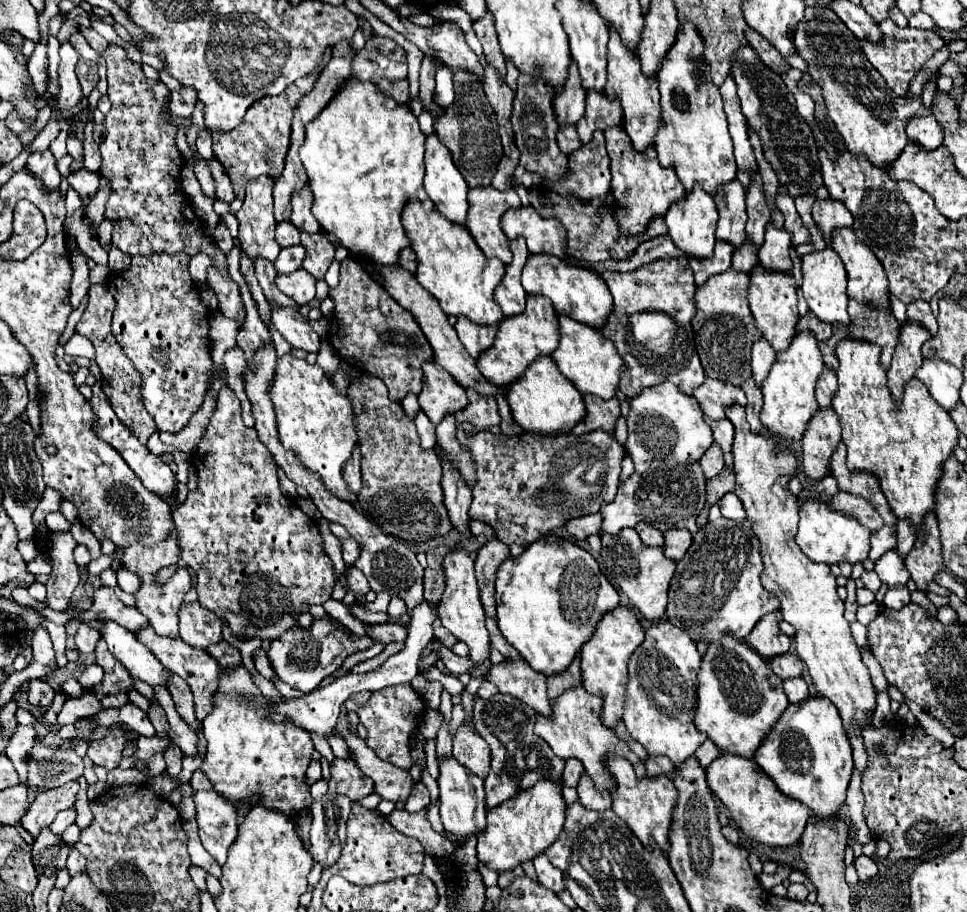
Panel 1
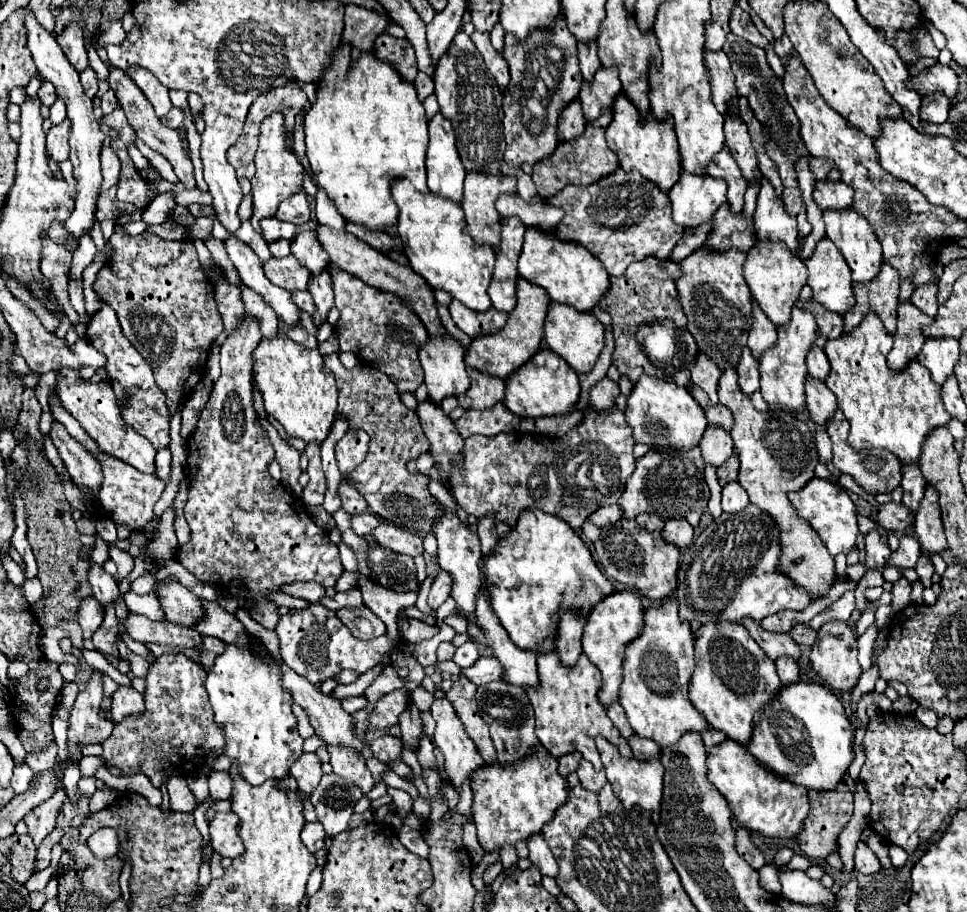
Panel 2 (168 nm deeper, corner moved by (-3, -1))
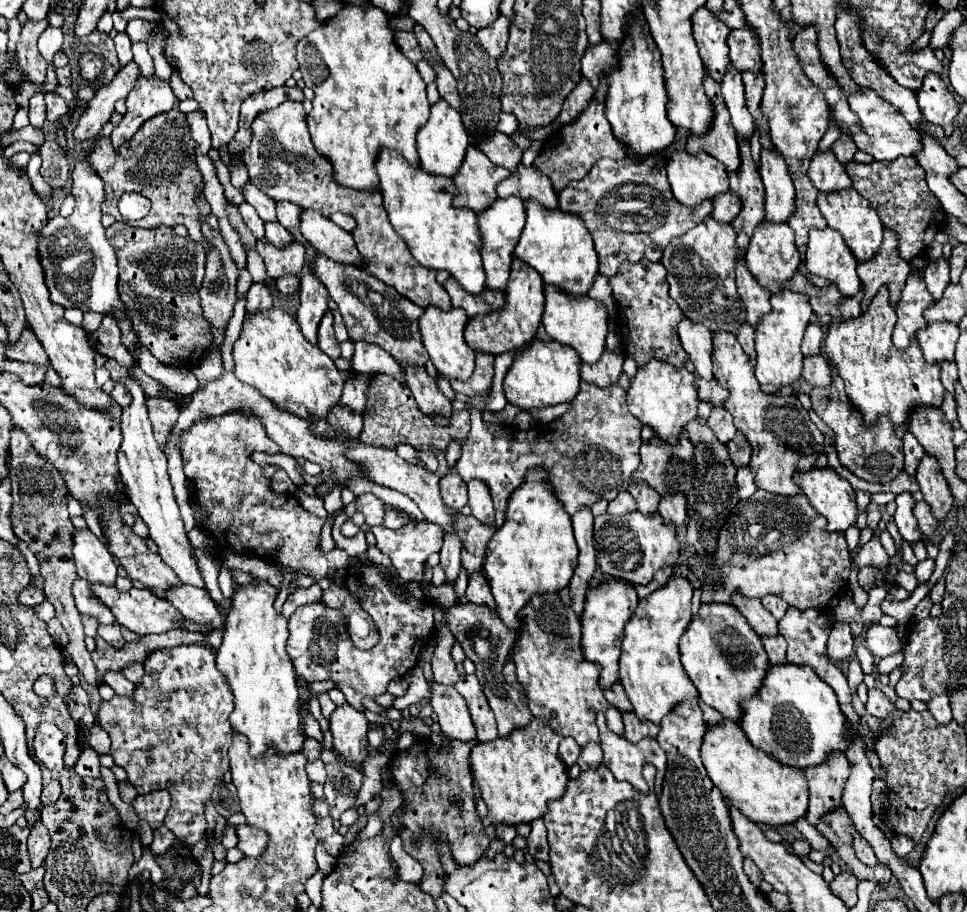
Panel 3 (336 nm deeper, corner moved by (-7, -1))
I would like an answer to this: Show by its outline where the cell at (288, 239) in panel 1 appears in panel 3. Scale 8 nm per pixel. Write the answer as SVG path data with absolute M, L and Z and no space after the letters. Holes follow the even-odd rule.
M246 184L244 188L244 198L248 204L252 204L258 212L258 216L264 220L264 222L274 222L276 220L276 212L274 212L274 206L276 202L272 198L268 198L262 190L258 190L256 186L252 184Z

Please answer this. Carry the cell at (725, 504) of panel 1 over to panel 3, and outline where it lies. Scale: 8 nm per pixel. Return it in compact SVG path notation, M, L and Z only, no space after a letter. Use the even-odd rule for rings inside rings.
M740 468L736 474L736 486L738 486L738 496L740 500L748 500L752 498L752 494L756 492L756 484L754 484L754 476L750 468Z

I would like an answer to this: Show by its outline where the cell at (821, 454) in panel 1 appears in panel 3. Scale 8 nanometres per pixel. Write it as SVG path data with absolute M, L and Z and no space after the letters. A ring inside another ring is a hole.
M806 356L802 378L812 388L816 388L816 386L828 388L832 384L832 374L830 374L830 368L828 368L828 362L824 360L824 356Z

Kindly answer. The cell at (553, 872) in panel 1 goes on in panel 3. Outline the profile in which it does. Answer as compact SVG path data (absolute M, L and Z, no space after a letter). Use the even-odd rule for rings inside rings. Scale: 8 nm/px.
M540 818L540 820L534 820L530 826L532 826L532 832L530 832L530 836L528 836L528 852L534 856L534 860L550 862L544 820L542 820L542 818Z

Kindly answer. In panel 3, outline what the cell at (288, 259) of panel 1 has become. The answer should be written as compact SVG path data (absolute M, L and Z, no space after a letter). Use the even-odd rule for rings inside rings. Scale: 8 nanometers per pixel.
M268 222L266 224L266 240L270 244L274 244L276 248L286 248L288 244L294 242L294 236L284 226L280 226L278 222Z

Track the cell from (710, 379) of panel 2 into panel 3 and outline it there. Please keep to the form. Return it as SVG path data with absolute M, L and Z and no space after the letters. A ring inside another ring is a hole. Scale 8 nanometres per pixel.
M684 318L678 326L678 336L680 336L680 342L682 342L684 350L688 352L688 358L694 364L696 372L708 382L714 380L712 332L708 332L708 328L704 328L704 324L692 324L692 322L688 322L688 318Z

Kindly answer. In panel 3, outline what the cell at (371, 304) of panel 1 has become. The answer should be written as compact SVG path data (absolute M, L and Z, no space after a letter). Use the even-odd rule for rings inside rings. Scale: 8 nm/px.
M316 254L312 264L316 264L316 276L324 280L330 298L338 304L352 342L378 344L400 366L426 366L428 354L420 344L420 332L418 332L418 318L424 312L420 306L400 296L394 288L388 288L388 284L382 284L382 280L376 280L364 268L340 264L328 260L322 254Z

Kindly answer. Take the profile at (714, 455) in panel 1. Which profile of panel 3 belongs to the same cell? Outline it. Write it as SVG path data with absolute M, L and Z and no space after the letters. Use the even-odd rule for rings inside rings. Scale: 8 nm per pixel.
M714 408L710 418L708 418L708 426L712 428L712 432L716 434L716 438L726 444L734 438L736 434L736 428L734 428L734 422L732 422L732 416L724 410L724 408Z

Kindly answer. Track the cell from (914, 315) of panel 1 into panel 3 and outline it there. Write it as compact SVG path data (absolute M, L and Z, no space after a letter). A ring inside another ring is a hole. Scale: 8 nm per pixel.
M938 258L936 262L930 262L926 266L924 282L926 282L926 288L928 288L928 292L932 294L934 300L940 300L942 298L942 292L950 284L948 272L950 272L950 266L948 266L948 262L944 258Z

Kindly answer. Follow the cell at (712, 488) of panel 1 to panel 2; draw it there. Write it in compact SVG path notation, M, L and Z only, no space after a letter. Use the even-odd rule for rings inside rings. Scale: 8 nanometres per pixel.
M734 448L732 456L718 468L718 480L722 486L728 482L734 482L738 478L738 466L740 466L740 460L738 460L738 452Z

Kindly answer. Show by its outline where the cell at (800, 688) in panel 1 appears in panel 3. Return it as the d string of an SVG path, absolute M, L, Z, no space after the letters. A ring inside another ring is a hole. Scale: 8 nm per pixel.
M776 636L776 638L762 638L766 654L770 658L772 666L780 666L786 664L786 640L784 636Z

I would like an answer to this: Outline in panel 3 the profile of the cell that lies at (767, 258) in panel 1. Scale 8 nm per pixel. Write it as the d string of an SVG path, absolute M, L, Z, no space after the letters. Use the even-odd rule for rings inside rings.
M762 150L760 176L762 176L764 188L766 188L766 222L770 222L770 224L784 224L784 222L788 222L788 218L796 210L796 206L794 206L794 184L790 180L788 166L784 164L782 156L776 150L772 150L772 152L764 152Z

